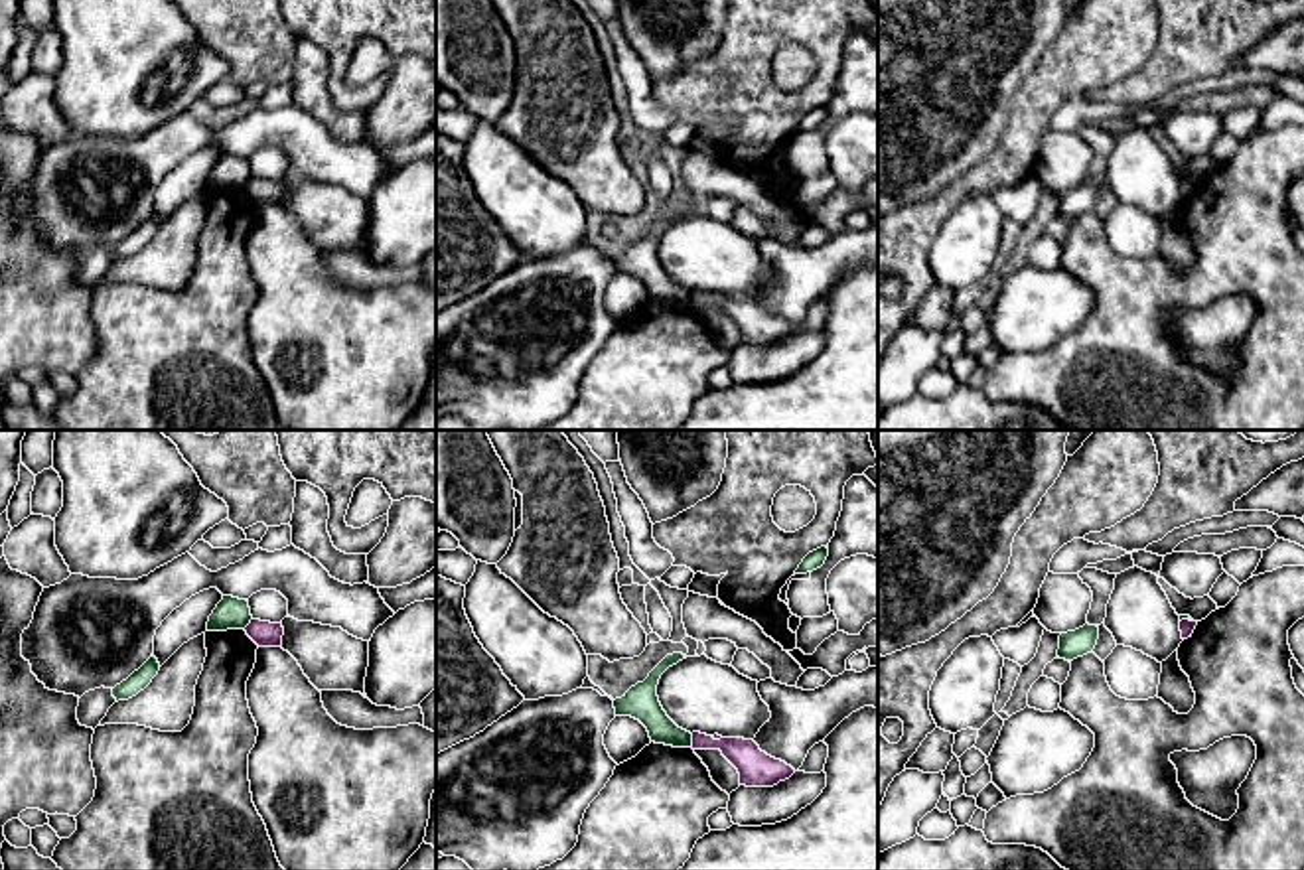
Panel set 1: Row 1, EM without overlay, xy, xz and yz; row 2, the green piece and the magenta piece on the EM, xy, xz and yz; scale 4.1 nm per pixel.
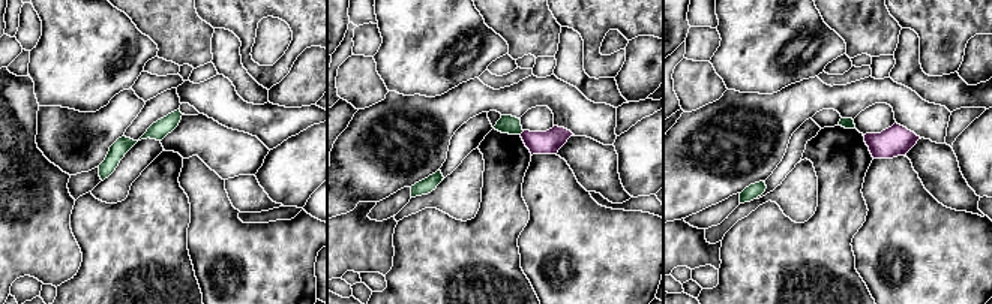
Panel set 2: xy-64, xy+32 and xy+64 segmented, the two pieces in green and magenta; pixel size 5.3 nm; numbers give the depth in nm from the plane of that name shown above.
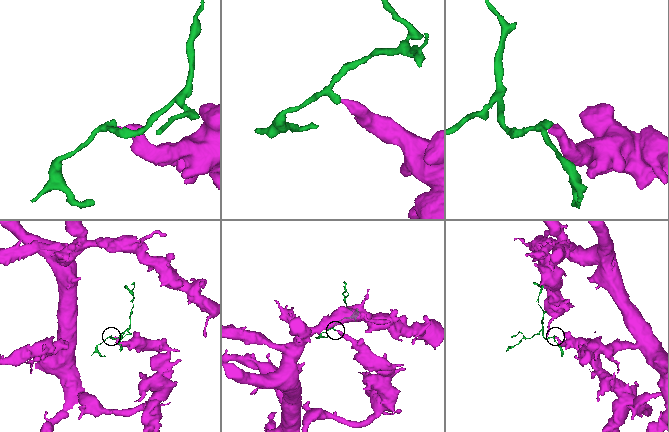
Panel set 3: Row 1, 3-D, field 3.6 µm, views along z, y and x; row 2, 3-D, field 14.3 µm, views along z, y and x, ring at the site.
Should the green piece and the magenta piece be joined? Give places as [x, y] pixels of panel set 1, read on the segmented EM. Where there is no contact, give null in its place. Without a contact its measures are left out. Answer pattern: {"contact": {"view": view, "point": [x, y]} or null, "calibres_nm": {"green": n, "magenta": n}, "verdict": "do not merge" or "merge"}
{"contact": {"view": "xz", "point": [691, 740]}, "calibres_nm": {"green": 130, "magenta": 130}, "verdict": "do not merge"}

